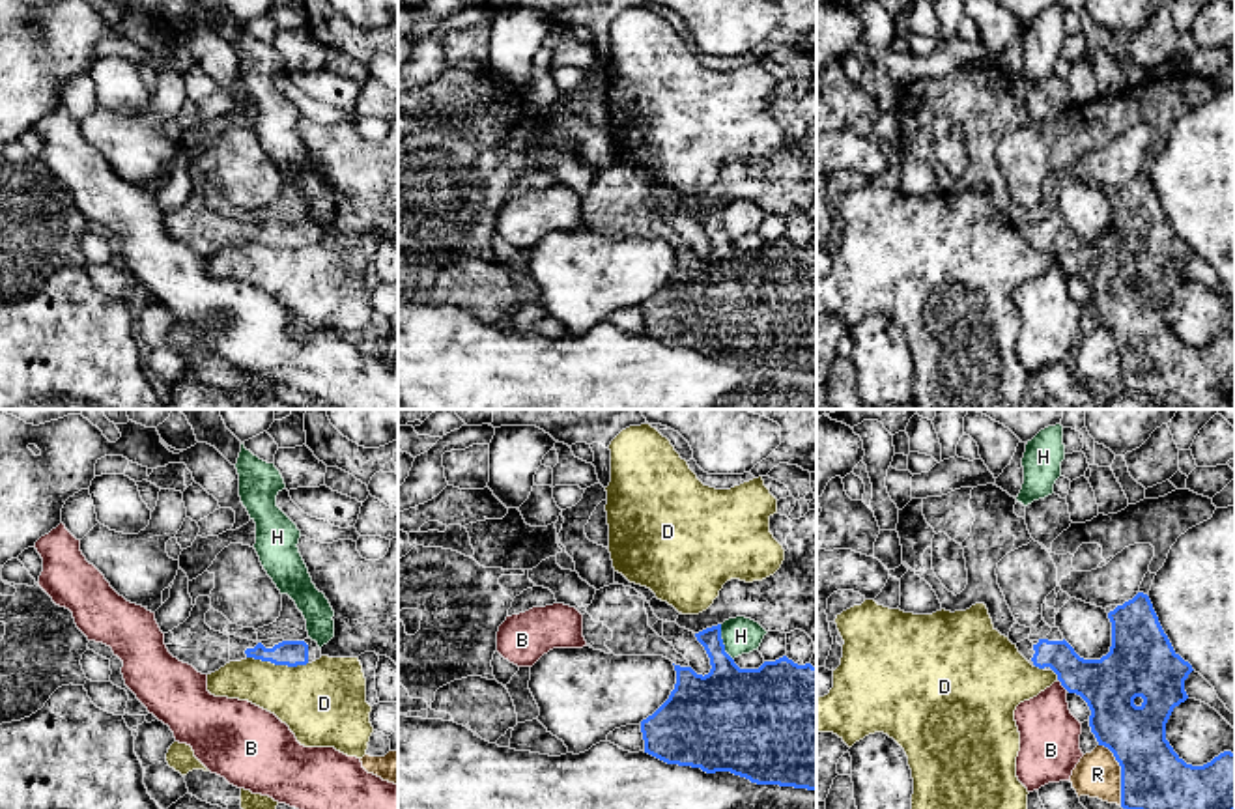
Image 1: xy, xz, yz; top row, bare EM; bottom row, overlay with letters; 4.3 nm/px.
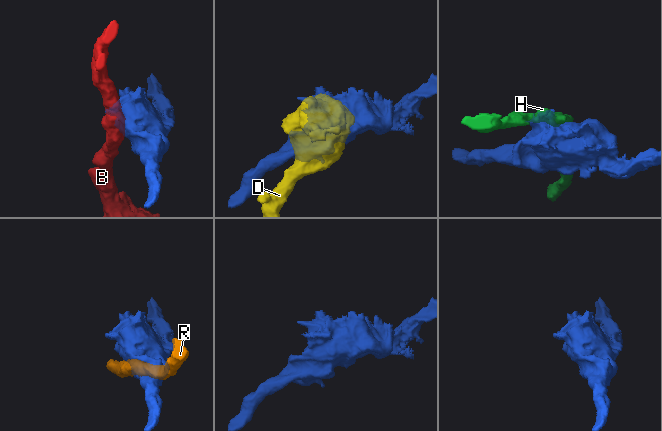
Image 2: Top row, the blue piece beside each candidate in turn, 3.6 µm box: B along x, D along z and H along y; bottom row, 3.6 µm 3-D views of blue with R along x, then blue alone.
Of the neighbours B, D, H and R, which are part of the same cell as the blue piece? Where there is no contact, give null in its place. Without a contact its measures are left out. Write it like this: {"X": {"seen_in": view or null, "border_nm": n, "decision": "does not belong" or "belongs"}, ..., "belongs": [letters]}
{"B": {"seen_in": "yz", "border_nm": 70, "decision": "does not belong"}, "D": {"seen_in": "xy", "border_nm": 160, "decision": "does not belong"}, "H": {"seen_in": "xz", "border_nm": 170, "decision": "does not belong"}, "R": {"seen_in": "yz", "border_nm": 280, "decision": "does not belong"}, "belongs": []}

